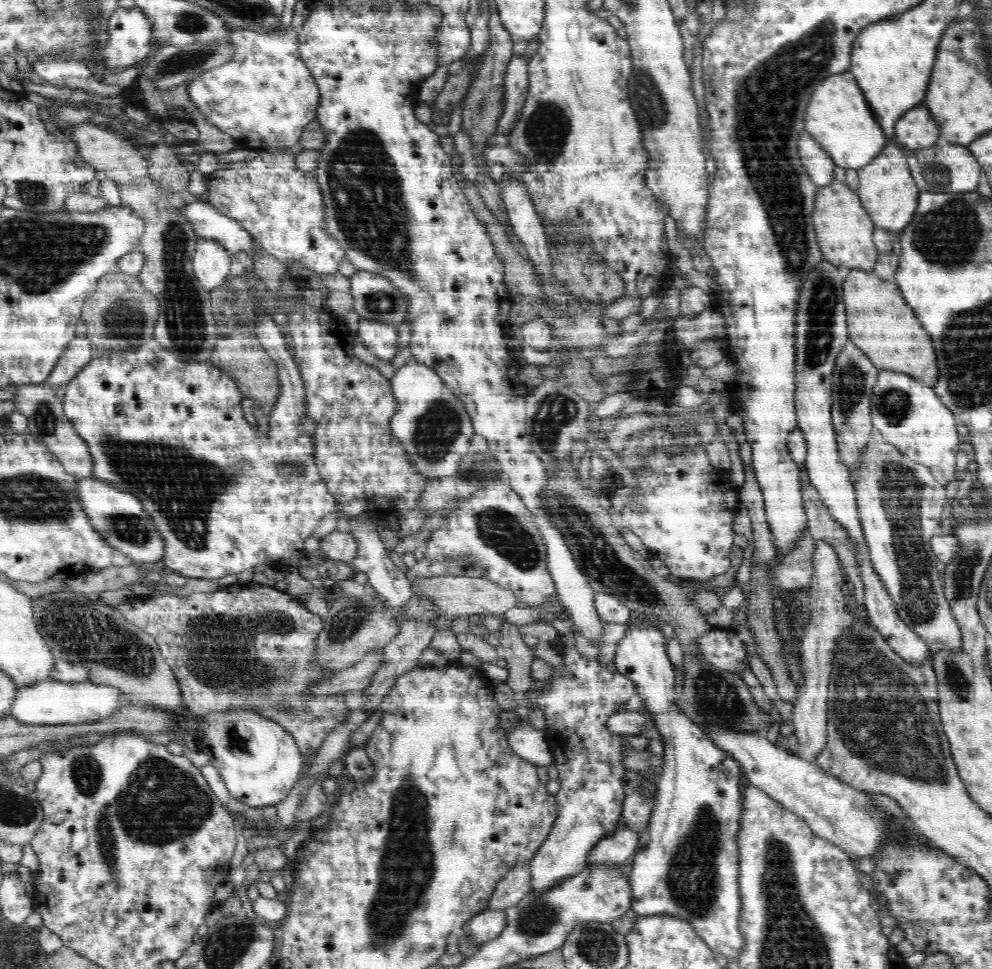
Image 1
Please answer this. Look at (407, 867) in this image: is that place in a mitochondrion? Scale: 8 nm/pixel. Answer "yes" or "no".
yes

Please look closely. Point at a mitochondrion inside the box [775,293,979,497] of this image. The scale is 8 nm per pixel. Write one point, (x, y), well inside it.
(852, 378)

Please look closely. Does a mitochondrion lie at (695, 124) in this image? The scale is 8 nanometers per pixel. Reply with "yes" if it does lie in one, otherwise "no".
no

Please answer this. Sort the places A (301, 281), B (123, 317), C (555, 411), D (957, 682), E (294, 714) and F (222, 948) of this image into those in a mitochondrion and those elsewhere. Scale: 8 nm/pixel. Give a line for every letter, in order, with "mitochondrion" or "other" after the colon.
A: other
B: mitochondrion
C: mitochondrion
D: mitochondrion
E: mitochondrion
F: mitochondrion

